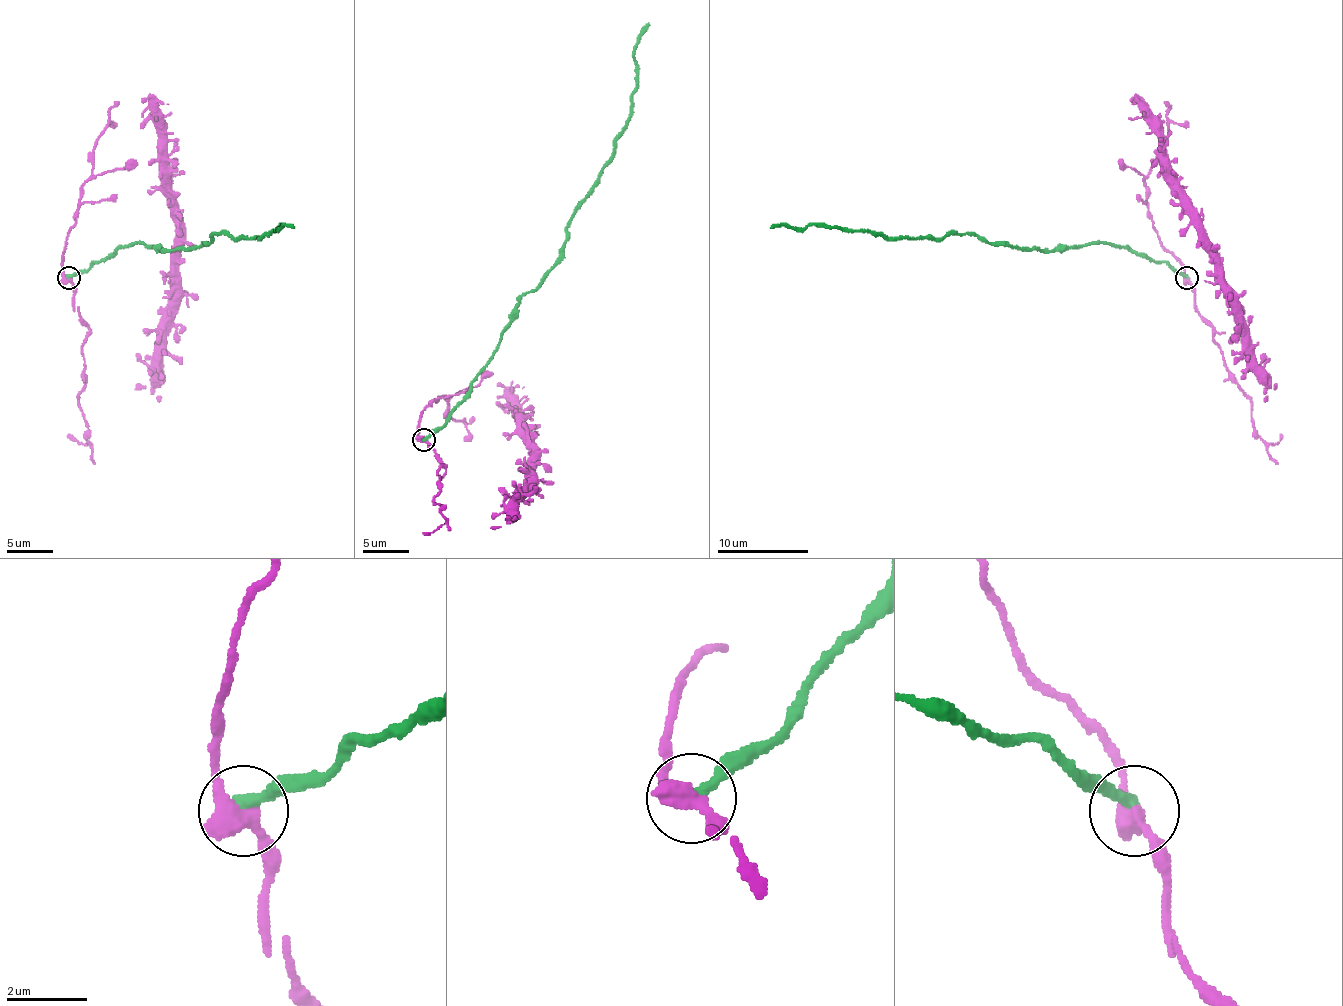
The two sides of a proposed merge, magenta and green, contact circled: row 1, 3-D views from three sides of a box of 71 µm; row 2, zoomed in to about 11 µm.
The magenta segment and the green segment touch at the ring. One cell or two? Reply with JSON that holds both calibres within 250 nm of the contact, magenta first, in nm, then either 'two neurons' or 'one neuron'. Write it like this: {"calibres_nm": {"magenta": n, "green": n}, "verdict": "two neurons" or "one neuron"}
{"calibres_nm": {"magenta": 440, "green": 280}, "verdict": "two neurons"}

